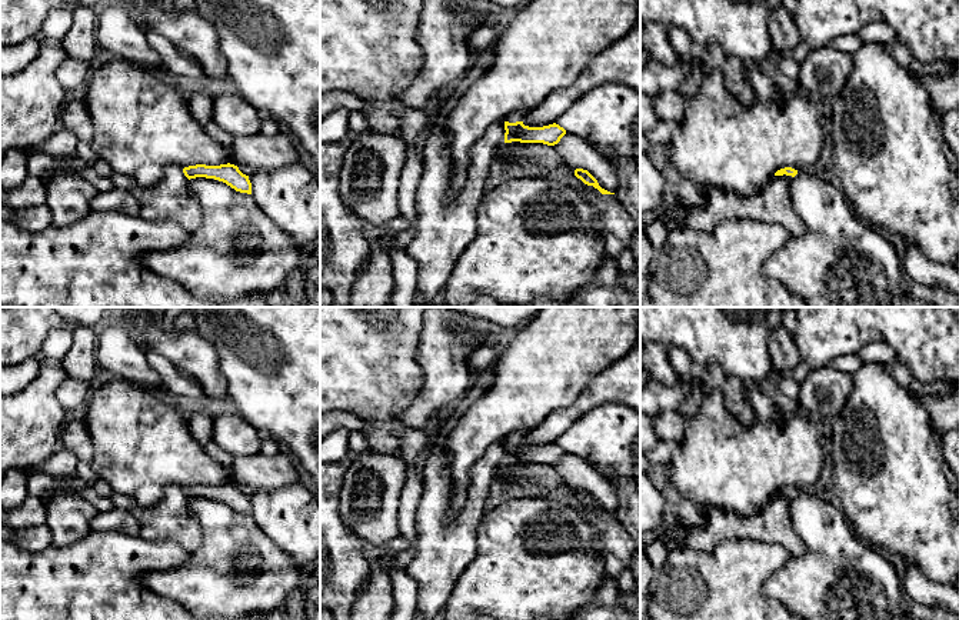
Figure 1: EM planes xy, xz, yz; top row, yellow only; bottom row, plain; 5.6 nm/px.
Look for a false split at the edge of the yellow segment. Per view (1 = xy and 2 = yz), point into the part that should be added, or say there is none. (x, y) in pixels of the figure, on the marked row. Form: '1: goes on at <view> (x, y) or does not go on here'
1: does not go on here
2: does not go on here

